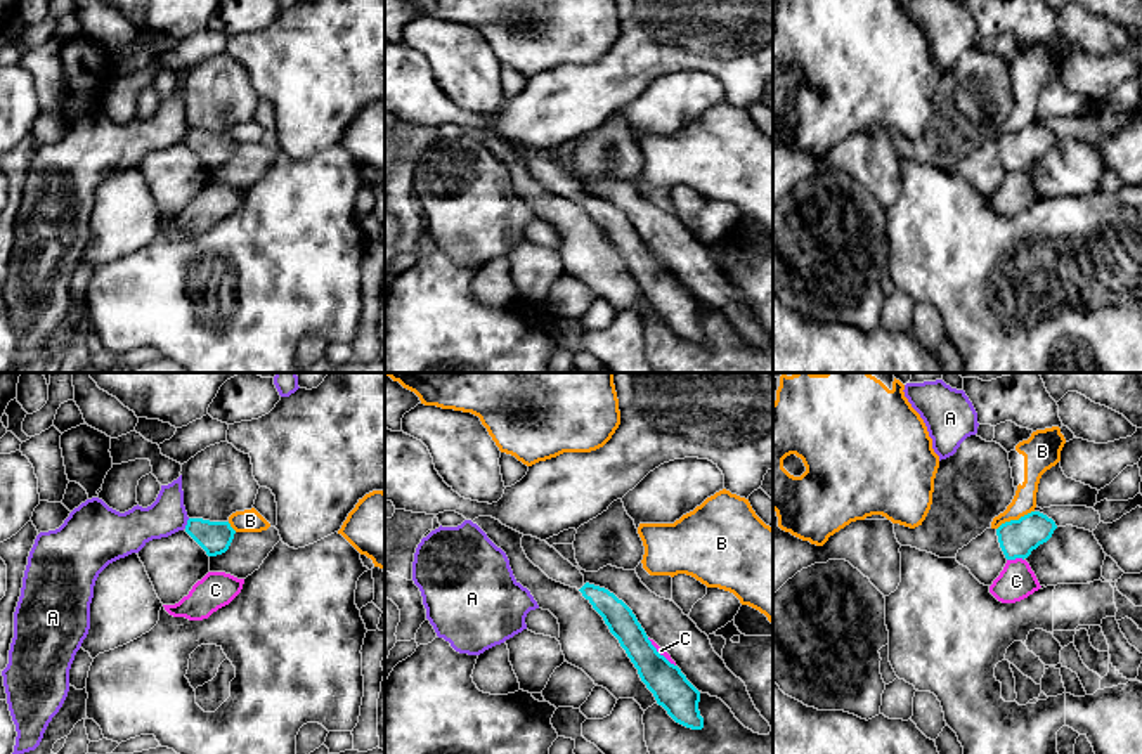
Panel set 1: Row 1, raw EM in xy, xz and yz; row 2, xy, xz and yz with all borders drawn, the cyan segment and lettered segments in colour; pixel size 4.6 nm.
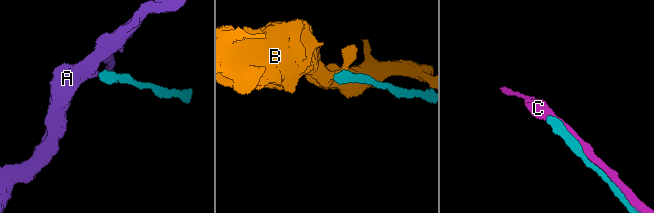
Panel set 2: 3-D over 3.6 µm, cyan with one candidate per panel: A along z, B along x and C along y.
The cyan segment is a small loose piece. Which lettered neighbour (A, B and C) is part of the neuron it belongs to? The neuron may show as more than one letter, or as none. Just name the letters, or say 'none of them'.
none of them

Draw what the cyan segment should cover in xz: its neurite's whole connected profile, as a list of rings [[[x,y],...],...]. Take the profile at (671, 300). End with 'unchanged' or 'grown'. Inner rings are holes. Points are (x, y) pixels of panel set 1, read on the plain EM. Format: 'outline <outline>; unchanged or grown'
outline [[[523,147],[522,159],[527,170],[549,191],[577,199],[582,205],[603,229],[610,244],[619,251],[657,315],[676,335],[691,341],[702,341],[704,329],[698,322],[700,303],[686,291],[678,277],[657,263],[633,222],[608,201],[586,194],[581,182],[546,153]]]; grown

